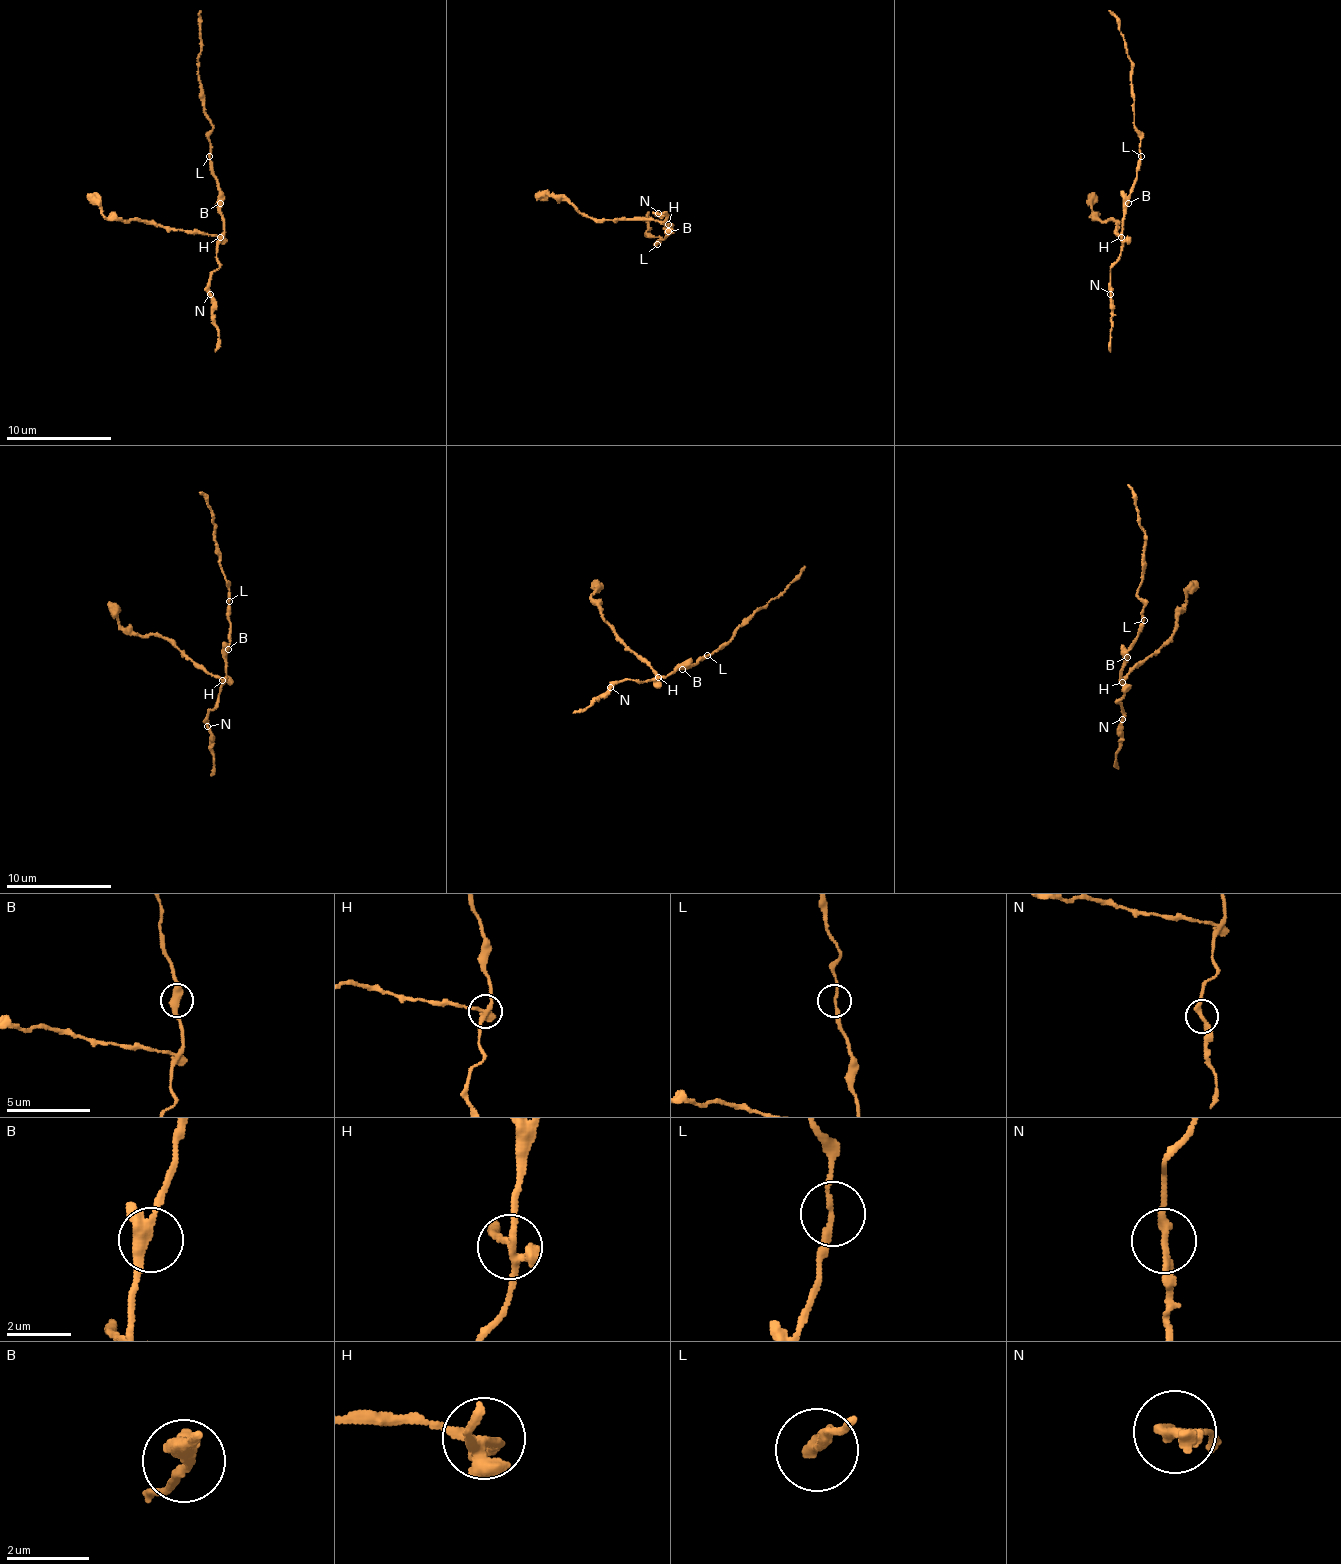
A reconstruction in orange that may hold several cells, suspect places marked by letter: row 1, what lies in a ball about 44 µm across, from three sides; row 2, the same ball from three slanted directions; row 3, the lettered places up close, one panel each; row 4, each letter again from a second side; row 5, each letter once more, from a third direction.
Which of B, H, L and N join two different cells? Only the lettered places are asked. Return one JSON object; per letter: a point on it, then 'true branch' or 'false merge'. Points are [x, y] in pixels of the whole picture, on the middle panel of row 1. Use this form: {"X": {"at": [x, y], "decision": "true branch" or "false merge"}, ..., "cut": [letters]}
{"B": {"at": [668, 231], "decision": "true branch"}, "H": {"at": [668, 224], "decision": "false merge"}, "L": {"at": [657, 244], "decision": "true branch"}, "N": {"at": [658, 213], "decision": "false merge"}, "cut": ["H", "N"]}

